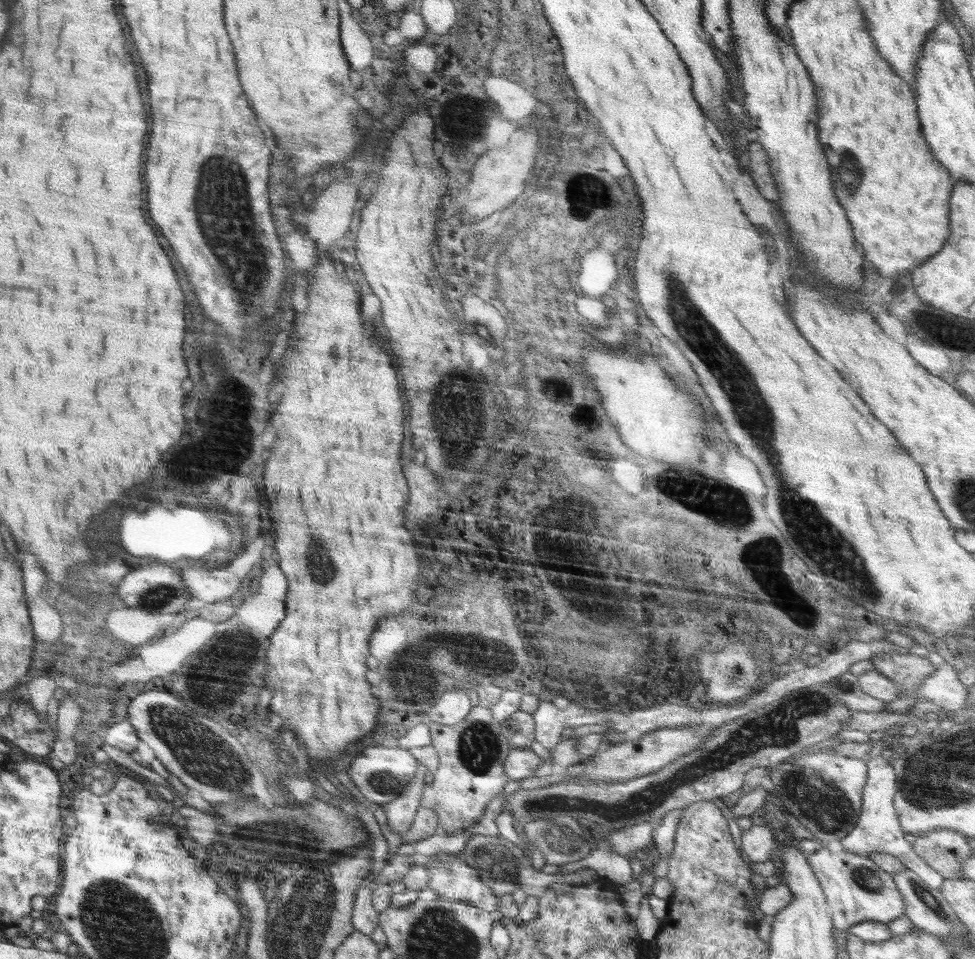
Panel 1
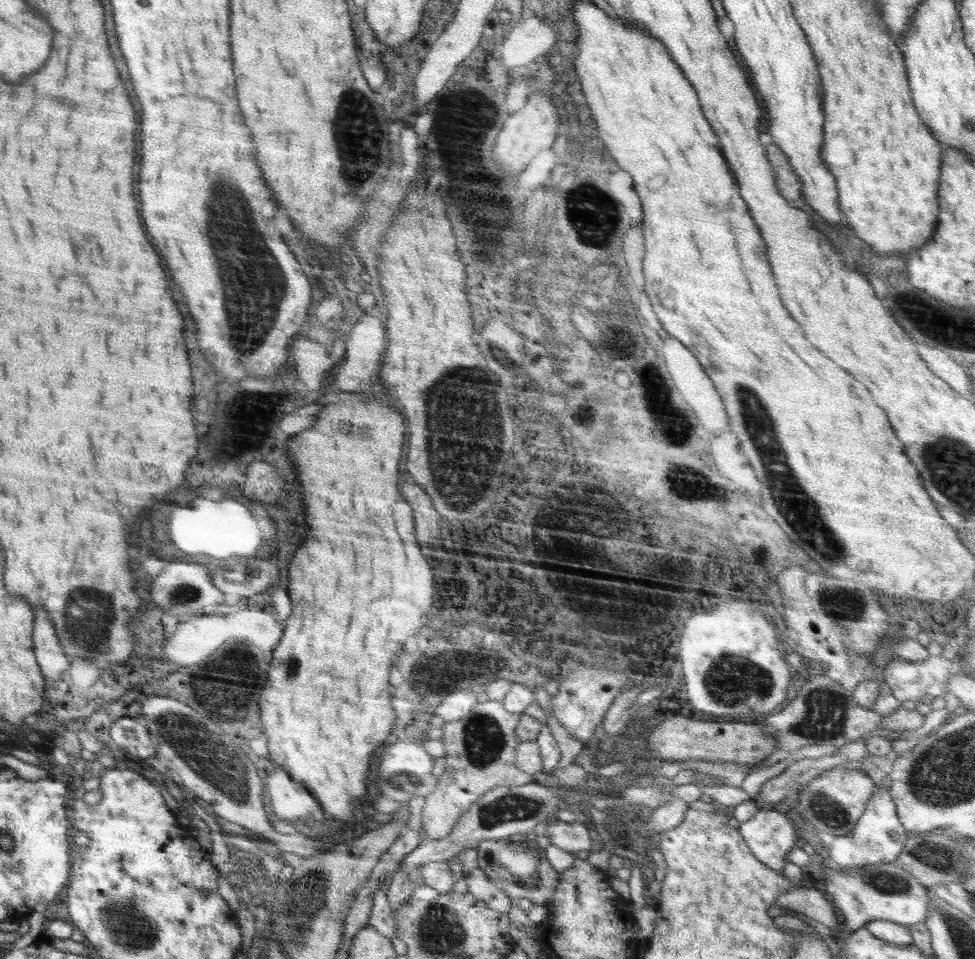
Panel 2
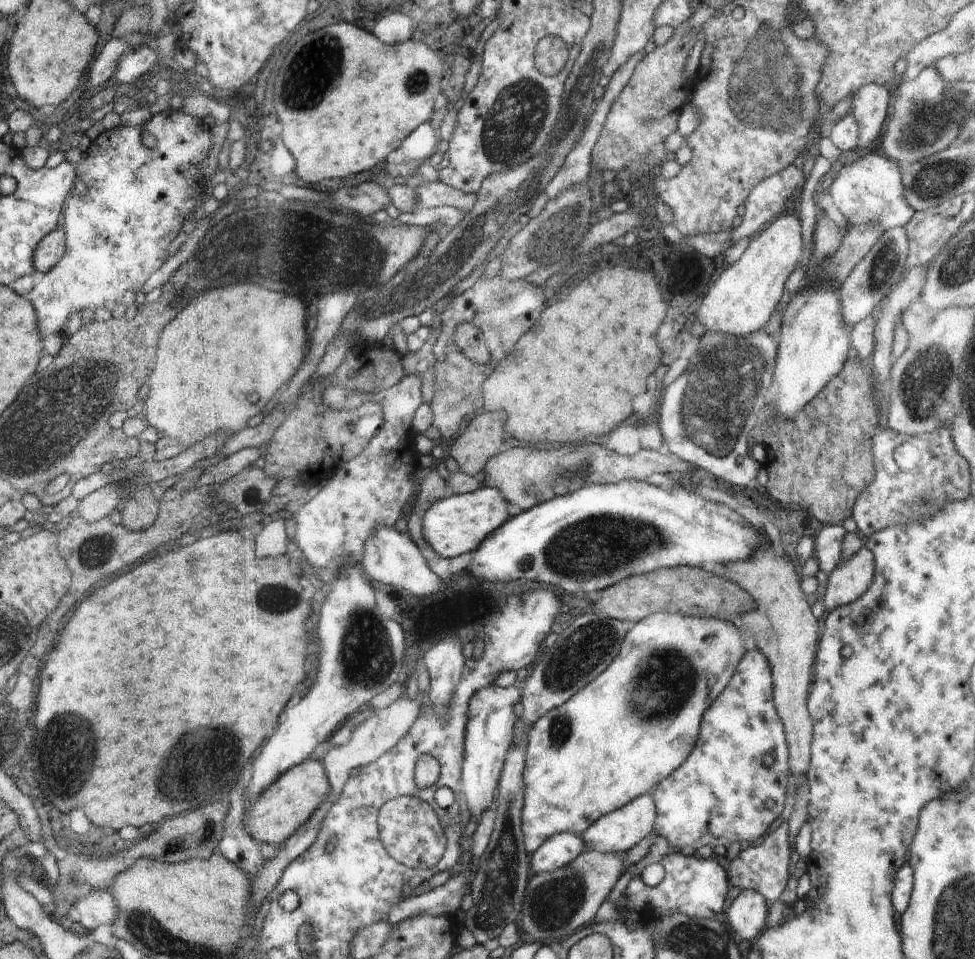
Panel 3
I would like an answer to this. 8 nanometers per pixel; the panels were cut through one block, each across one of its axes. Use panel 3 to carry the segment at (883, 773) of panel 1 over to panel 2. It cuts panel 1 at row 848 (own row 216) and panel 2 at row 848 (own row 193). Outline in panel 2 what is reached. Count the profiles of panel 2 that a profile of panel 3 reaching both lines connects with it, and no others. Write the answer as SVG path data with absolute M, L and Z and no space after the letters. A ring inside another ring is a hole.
M888 781L875 788L868 804L850 834L838 836L830 846L830 862L838 869L862 868L870 864L884 864L896 861L898 855L908 844L907 830L900 822L892 796L888 794Z

